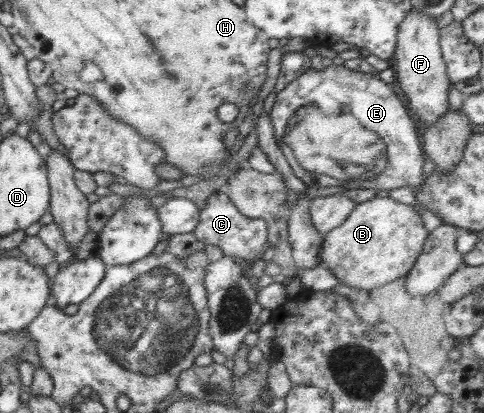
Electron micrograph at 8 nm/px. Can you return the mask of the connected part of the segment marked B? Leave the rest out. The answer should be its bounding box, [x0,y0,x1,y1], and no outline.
[318,197,429,290]

